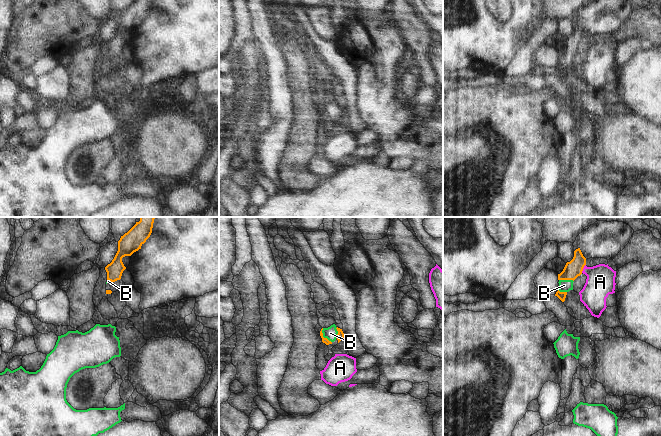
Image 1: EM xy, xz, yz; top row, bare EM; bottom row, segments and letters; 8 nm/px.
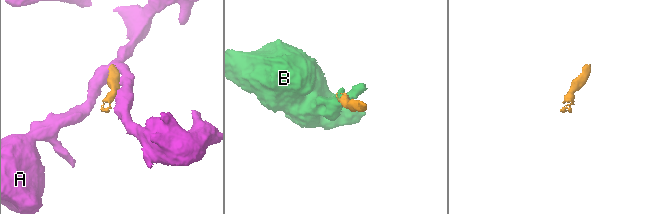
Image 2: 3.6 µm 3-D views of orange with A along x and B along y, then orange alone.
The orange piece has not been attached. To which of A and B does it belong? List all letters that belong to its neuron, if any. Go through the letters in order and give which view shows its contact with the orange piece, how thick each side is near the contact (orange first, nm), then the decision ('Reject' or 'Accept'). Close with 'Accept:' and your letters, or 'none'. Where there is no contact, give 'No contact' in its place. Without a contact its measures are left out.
A: Touches orange in yz. Thickness 140 nm (orange) against 240 nm. Reject
B: Touches orange in xz. Thickness 50 nm (orange) against 100 nm. Accept
Accept: B

